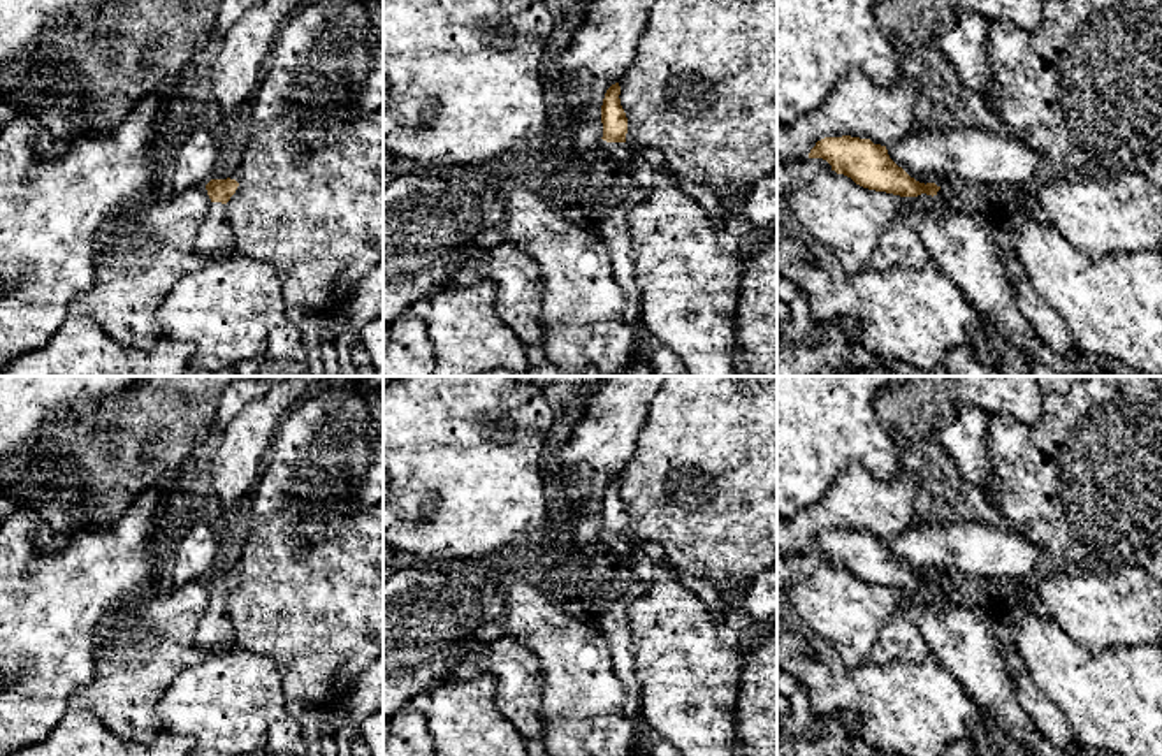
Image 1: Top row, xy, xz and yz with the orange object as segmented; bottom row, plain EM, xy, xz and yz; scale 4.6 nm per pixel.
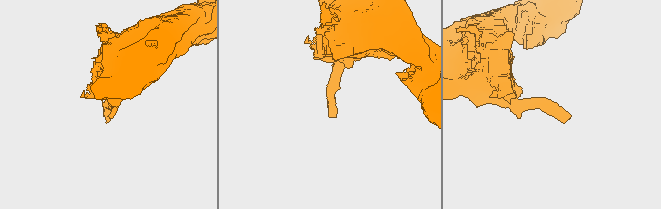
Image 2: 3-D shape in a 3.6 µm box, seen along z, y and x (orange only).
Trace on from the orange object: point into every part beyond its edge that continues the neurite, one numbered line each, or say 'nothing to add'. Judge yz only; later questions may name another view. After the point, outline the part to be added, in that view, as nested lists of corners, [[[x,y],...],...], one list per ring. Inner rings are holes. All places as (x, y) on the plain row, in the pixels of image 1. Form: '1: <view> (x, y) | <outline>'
1: yz (962, 644) | [[[940,582],[935,600],[914,610],[912,619],[937,663],[988,710],[997,730],[1009,737],[1011,744],[1000,756],[1034,756],[1030,744],[1042,735],[1020,705],[1014,677],[1007,673],[1002,652],[965,594]]]

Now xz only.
1: xz (614, 549) | [[[601,536],[601,556],[606,563],[624,563],[633,561],[633,542],[628,536]]]

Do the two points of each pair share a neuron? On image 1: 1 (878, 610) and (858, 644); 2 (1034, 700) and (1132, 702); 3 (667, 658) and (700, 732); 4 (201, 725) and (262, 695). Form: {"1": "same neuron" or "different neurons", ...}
{"1": "same neuron", "2": "different neurons", "3": "same neuron", "4": "same neuron"}

